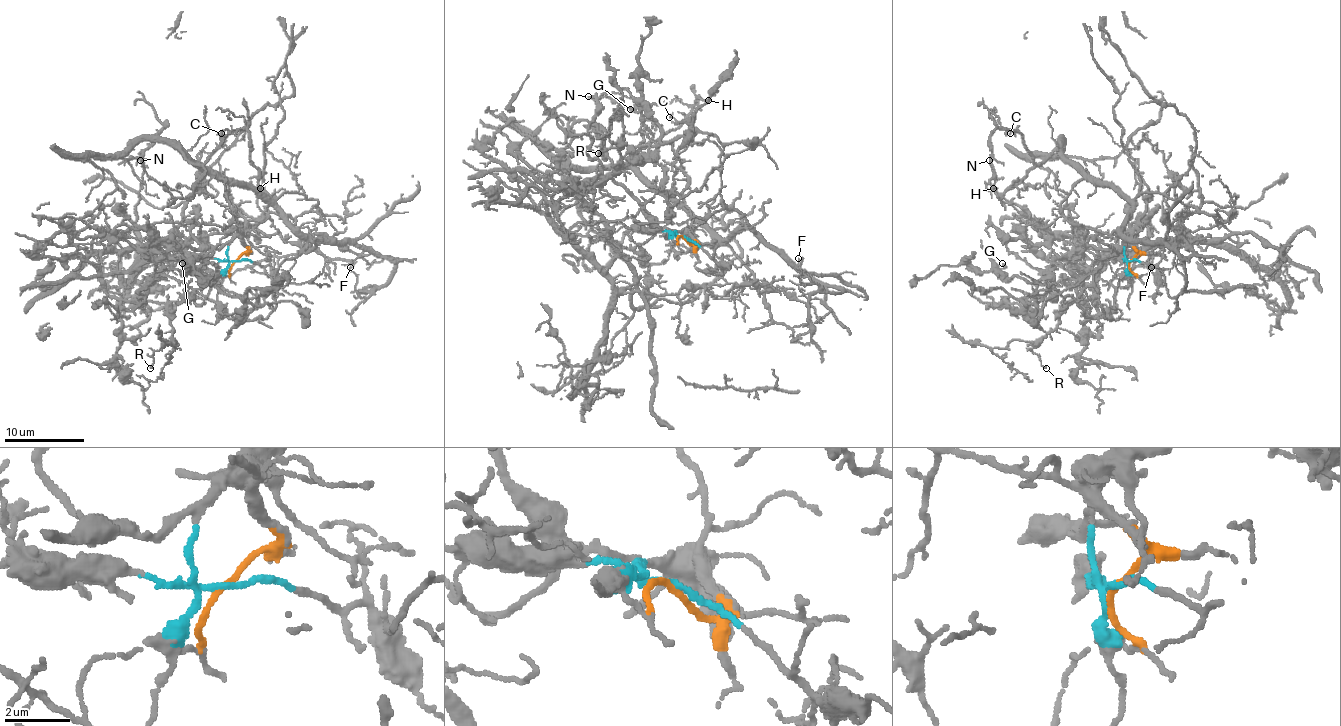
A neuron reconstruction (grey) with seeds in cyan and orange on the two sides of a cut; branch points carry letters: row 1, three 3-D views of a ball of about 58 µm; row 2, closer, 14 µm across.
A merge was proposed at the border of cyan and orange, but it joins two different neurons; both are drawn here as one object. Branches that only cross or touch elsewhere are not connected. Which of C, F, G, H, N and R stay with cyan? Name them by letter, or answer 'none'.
G, R

